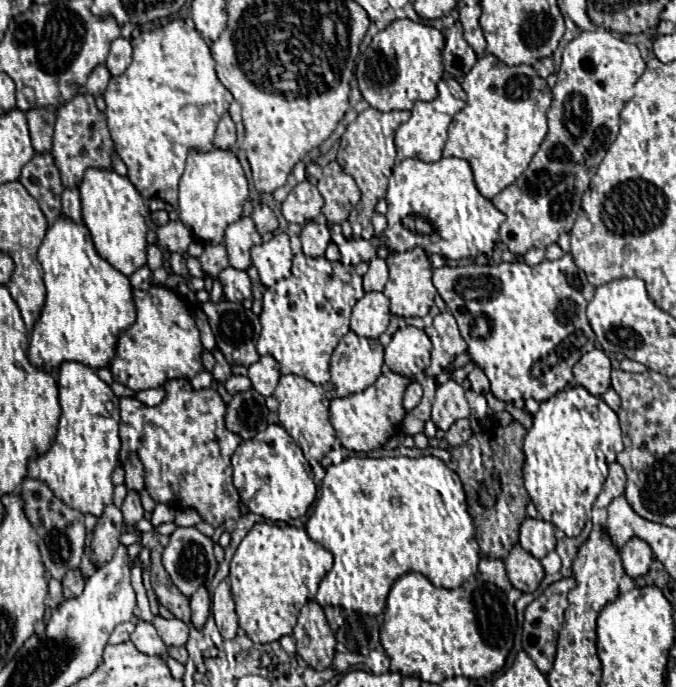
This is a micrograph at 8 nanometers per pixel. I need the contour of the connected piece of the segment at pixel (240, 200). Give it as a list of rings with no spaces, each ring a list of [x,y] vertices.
[[[213,146],[207,152],[191,150],[187,166],[179,182],[179,218],[181,222],[205,244],[223,242],[225,228],[241,218],[243,204],[247,200],[247,178],[243,166],[231,150]]]

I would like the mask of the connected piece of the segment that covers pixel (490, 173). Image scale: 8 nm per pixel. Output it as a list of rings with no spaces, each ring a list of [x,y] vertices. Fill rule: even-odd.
[[[485,54],[477,60],[477,64],[471,68],[471,72],[463,80],[463,90],[467,94],[465,108],[453,118],[449,126],[449,140],[443,148],[445,158],[463,158],[469,162],[475,186],[485,198],[497,196],[501,190],[505,190],[509,184],[513,184],[529,166],[531,158],[539,150],[541,142],[547,134],[547,110],[551,106],[551,90],[543,78],[537,76],[537,72],[527,66],[505,66],[501,60],[497,60],[493,54]]]

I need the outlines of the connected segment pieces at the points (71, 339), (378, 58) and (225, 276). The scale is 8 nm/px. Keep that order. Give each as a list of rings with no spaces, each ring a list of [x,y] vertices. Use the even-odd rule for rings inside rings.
[[[59,216],[43,238],[43,244],[37,254],[43,266],[43,278],[47,288],[47,300],[41,310],[39,320],[35,322],[31,342],[29,342],[29,360],[41,370],[51,372],[53,366],[59,366],[65,360],[81,362],[91,368],[107,366],[115,352],[117,332],[125,330],[135,320],[135,306],[131,298],[131,284],[125,274],[115,270],[105,258],[101,258],[93,246],[91,232],[83,222],[73,222],[69,216]]]
[[[395,20],[385,30],[377,32],[369,48],[359,56],[357,82],[363,98],[381,112],[411,110],[417,100],[431,102],[437,96],[437,82],[443,78],[443,34],[425,24]]]
[[[227,266],[225,270],[219,272],[217,280],[221,282],[223,294],[227,300],[243,302],[243,300],[251,298],[251,280],[245,270],[237,270],[237,268]]]

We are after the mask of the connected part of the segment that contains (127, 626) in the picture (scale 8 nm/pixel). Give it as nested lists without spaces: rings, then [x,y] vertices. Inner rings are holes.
[[[123,622],[123,624],[119,624],[111,633],[108,644],[115,645],[127,642],[131,638],[133,630],[135,630],[135,622]]]

